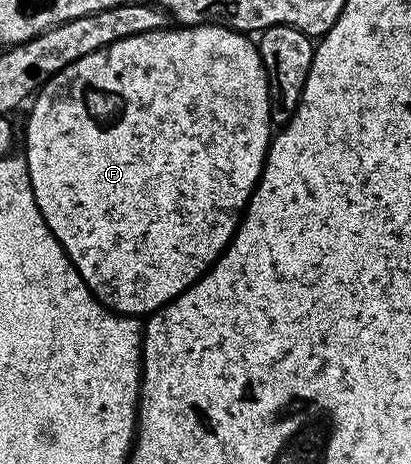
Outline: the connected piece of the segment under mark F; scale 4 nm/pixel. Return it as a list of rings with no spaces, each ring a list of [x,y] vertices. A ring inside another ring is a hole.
[[[213,23],[200,27],[171,25],[162,31],[137,33],[133,37],[113,41],[107,47],[73,61],[43,84],[30,104],[25,158],[33,197],[49,229],[71,258],[77,273],[81,273],[91,294],[112,311],[136,317],[150,316],[151,312],[170,303],[183,290],[196,283],[235,236],[235,229],[263,173],[267,149],[273,138],[267,74],[258,46],[247,39],[250,38],[244,32],[216,27]]]

